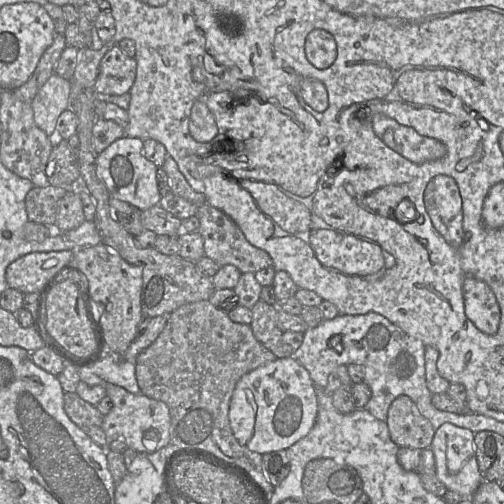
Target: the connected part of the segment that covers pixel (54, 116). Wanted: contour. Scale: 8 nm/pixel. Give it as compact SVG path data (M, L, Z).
M57 74L40 88L32 101L35 124L48 136L55 131L59 116L71 107L71 82Z

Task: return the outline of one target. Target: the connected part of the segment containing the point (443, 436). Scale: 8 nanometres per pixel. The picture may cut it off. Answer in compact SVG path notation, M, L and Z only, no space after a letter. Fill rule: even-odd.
M443 423L436 431L431 443L436 473L447 490L460 494L464 499L471 498L483 479L480 475L474 446L474 432L451 423Z

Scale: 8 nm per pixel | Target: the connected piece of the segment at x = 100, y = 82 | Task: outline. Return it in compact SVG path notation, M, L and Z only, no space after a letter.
M114 46L101 59L94 85L97 96L118 96L129 93L137 74L135 58Z

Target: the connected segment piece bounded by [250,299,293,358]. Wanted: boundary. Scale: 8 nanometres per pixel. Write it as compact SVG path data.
M260 299L251 311L250 326L255 338L277 358L292 356L293 350L282 341L283 331L278 326L278 306Z

